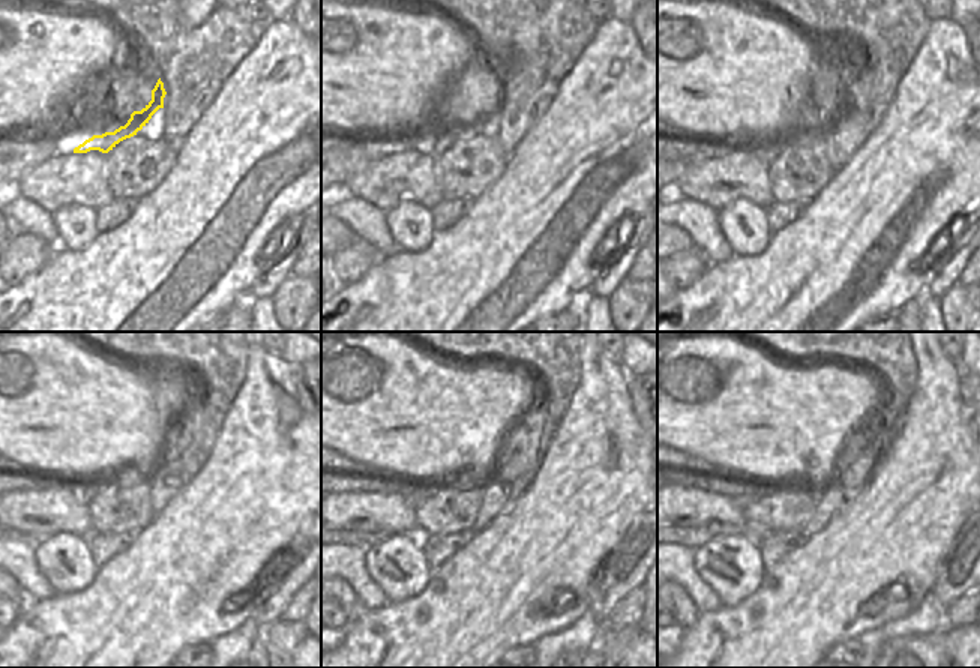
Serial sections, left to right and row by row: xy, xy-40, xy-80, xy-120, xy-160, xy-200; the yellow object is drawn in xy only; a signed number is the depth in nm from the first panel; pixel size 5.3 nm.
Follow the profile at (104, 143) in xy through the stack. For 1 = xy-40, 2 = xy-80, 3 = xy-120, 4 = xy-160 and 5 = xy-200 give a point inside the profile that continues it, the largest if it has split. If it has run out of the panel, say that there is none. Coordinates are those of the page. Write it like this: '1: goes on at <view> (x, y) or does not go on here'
1: goes on at xy-40 (435, 141)
2: goes on at xy-80 (769, 152)
3: goes on at xy-120 (84, 491)
4: goes on at xy-160 (417, 493)
5: goes on at xy-200 (743, 500)

